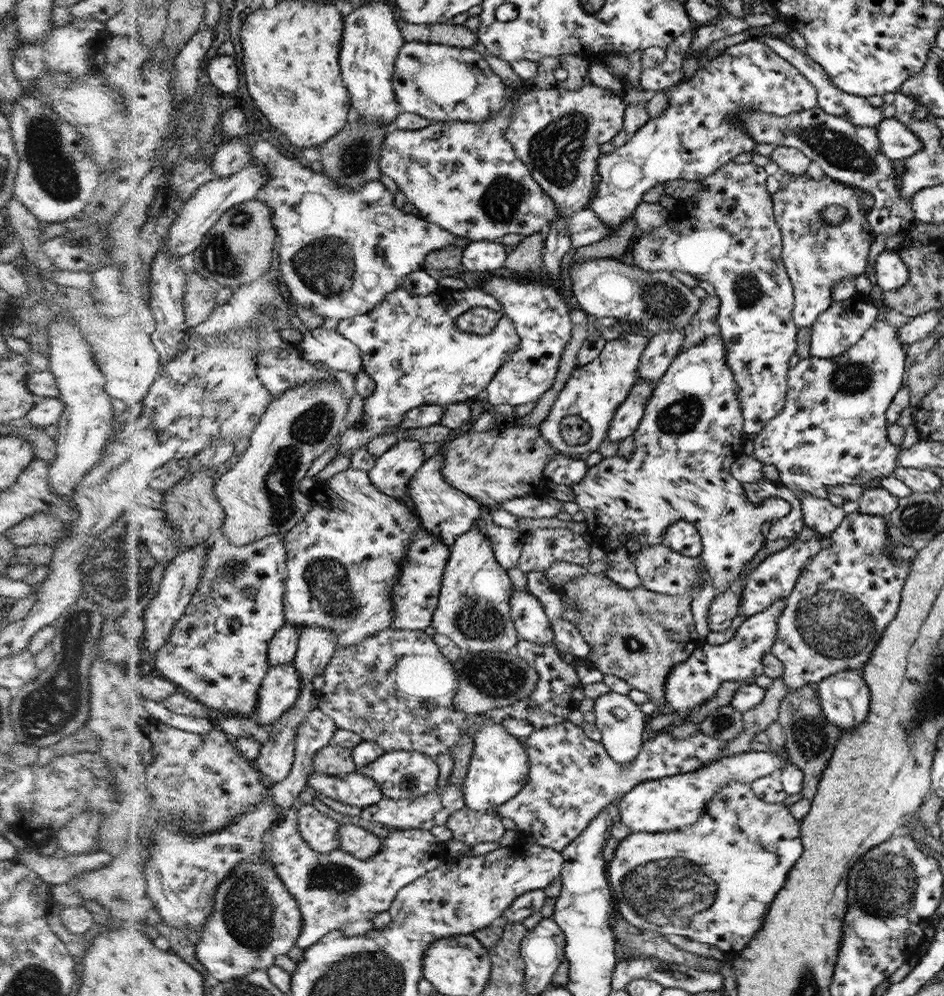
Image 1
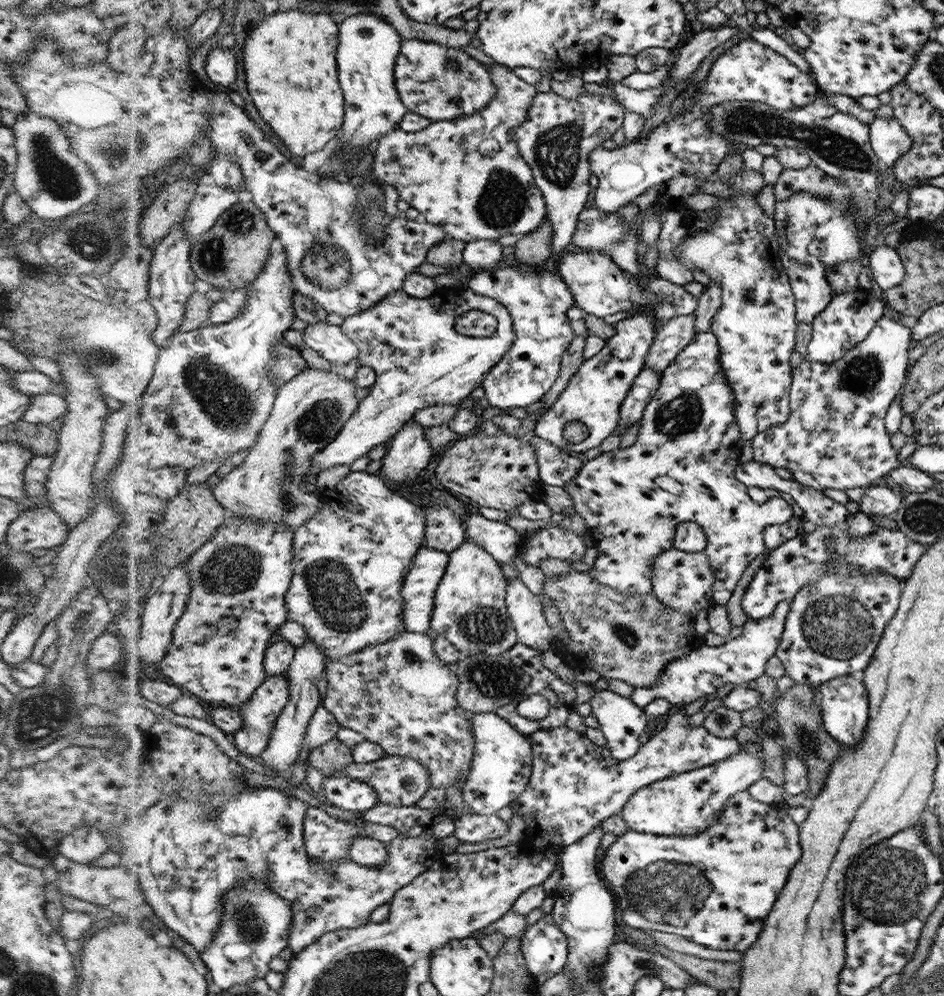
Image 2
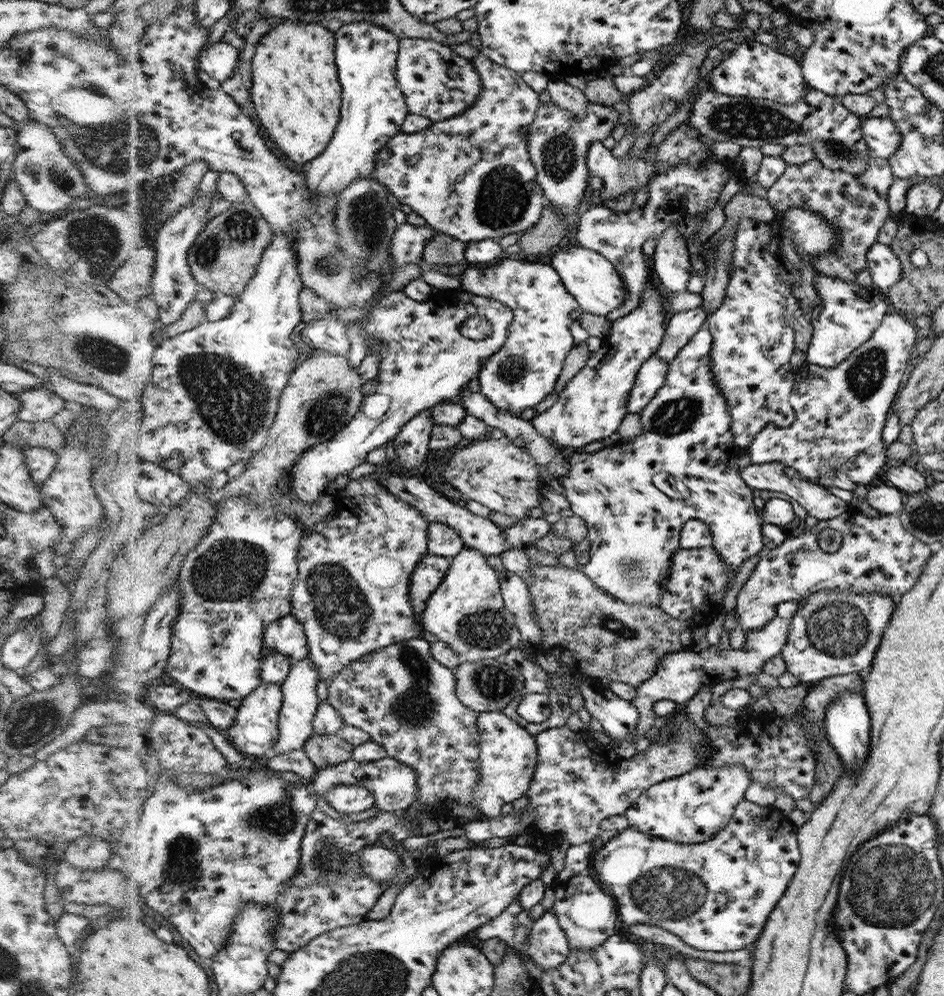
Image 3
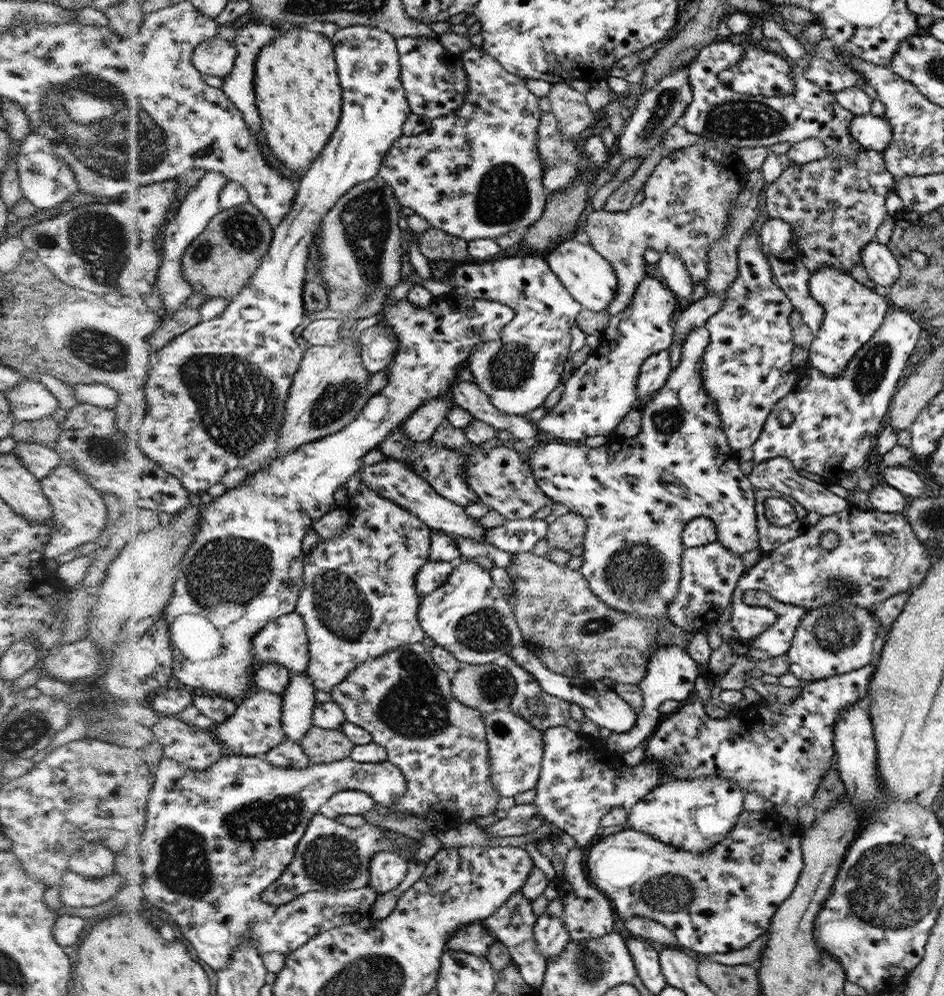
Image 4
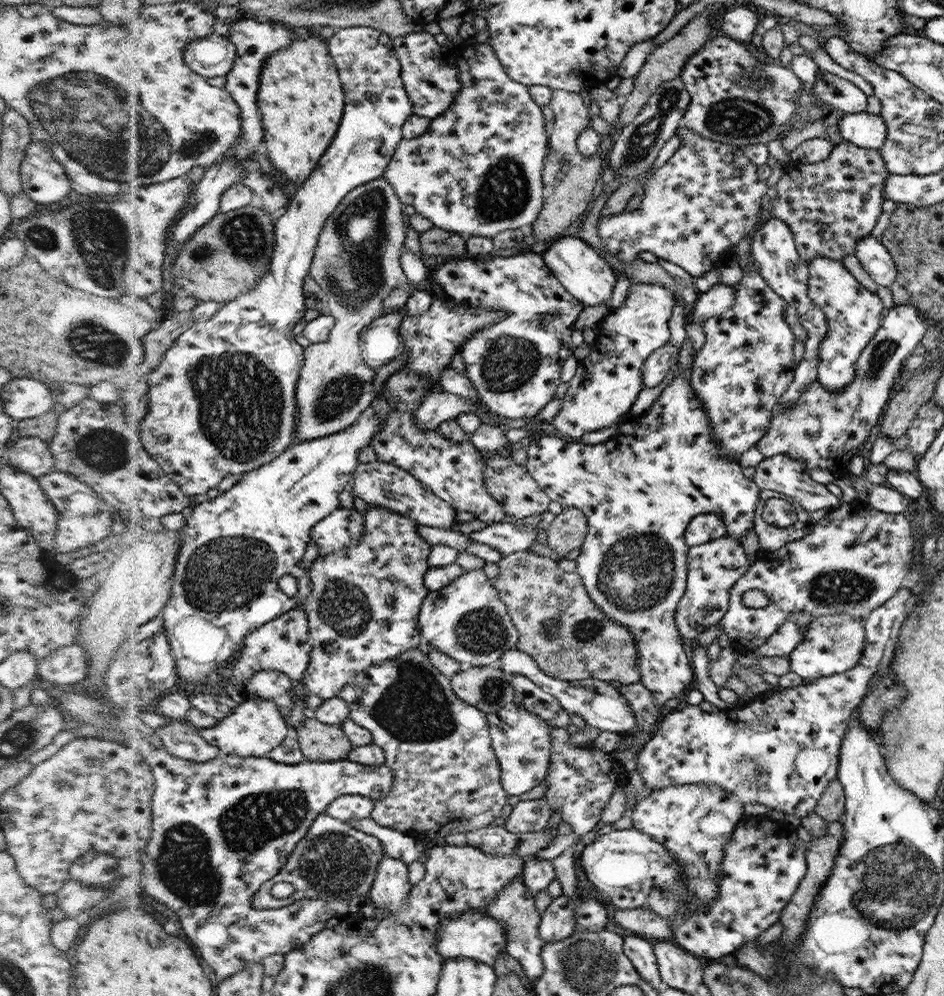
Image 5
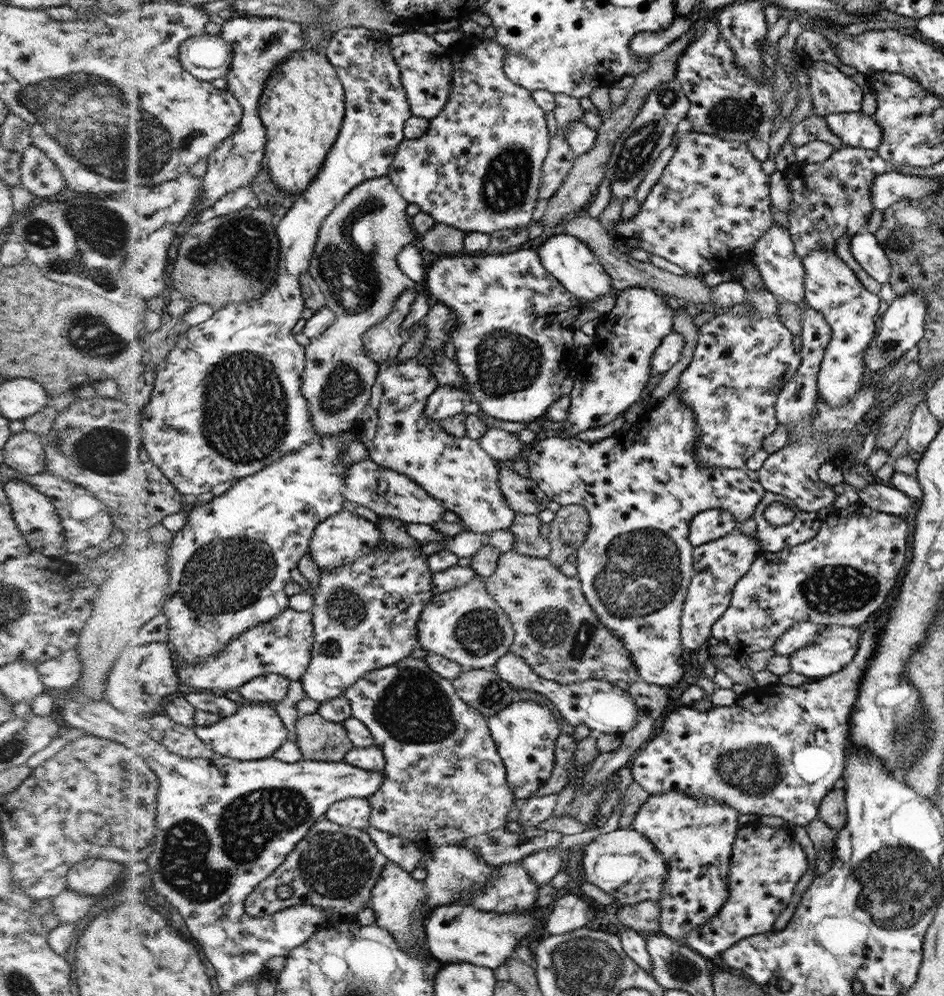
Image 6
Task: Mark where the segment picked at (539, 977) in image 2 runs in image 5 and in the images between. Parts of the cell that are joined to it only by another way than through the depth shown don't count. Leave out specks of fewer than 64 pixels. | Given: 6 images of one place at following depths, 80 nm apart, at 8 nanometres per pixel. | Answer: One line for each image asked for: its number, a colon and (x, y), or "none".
3: (548, 946)
4: (551, 935)
5: (557, 922)

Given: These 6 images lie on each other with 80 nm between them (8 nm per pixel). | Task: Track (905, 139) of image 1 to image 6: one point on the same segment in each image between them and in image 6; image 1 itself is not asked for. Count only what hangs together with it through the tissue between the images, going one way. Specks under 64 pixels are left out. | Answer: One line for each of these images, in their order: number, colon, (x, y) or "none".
2: (890, 141)
3: (882, 136)
4: (873, 132)
5: (866, 130)
6: (855, 129)

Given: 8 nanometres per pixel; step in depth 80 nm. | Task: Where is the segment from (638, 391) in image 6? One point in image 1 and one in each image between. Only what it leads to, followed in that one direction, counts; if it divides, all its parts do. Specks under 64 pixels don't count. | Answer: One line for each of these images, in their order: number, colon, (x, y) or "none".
1: (594, 392)
2: (594, 395)
3: (590, 409)
4: (599, 393)
5: (604, 385)

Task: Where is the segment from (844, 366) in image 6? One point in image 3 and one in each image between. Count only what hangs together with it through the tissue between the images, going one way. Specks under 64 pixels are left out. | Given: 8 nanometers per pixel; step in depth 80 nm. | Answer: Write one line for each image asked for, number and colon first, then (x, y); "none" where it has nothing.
3: (851, 313)
4: (852, 313)
5: (853, 313)

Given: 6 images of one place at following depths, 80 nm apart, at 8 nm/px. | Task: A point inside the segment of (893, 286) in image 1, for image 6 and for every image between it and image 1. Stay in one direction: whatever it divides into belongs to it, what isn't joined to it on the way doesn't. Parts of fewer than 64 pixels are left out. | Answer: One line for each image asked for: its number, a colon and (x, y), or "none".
2: (887, 268)
3: (885, 267)
4: (882, 265)
5: (873, 255)
6: (866, 249)

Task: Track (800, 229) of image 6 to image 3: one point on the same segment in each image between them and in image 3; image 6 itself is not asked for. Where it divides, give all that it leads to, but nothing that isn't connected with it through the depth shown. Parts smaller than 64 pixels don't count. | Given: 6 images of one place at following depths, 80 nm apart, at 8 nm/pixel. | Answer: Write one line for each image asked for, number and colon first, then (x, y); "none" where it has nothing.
3: (856, 206)
4: (835, 206)
5: (839, 200)

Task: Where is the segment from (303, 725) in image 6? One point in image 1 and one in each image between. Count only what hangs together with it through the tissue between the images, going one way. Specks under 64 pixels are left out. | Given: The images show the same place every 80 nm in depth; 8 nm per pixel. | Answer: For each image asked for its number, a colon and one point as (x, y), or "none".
1: (334, 760)
2: (334, 756)
3: (325, 750)
4: (322, 745)
5: (320, 741)

